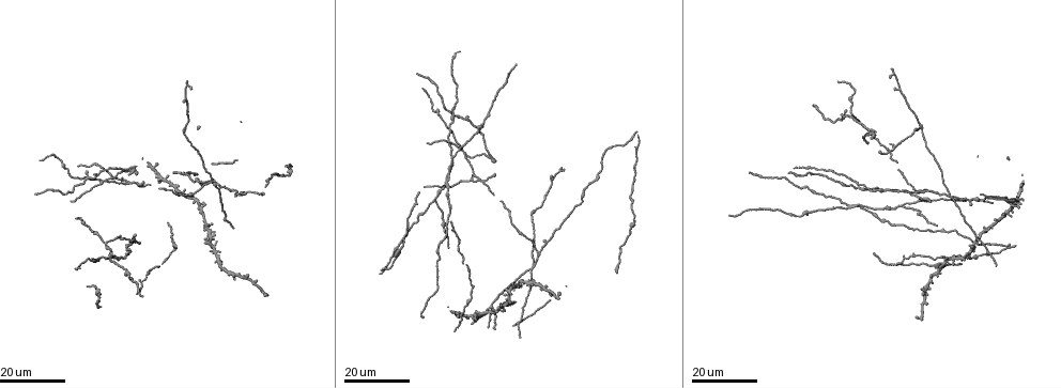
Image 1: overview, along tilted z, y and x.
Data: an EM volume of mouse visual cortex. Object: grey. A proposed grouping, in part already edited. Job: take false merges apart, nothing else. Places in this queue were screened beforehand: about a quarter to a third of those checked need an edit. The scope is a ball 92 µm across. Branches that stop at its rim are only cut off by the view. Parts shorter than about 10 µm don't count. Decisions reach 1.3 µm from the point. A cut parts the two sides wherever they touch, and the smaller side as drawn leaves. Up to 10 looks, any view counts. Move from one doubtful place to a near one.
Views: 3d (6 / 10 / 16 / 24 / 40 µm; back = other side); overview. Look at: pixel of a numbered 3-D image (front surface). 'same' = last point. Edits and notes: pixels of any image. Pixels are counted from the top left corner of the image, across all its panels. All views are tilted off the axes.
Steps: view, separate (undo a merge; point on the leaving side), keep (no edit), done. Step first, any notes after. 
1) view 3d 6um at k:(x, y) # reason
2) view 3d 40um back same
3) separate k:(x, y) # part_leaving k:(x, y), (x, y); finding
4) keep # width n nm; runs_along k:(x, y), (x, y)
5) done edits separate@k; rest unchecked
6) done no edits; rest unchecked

view 3d 24um at 1:(132, 184) # a fork

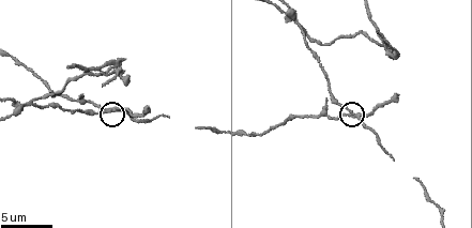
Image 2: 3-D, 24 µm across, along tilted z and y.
view 3d 6um at 2:(109, 110) # closer look

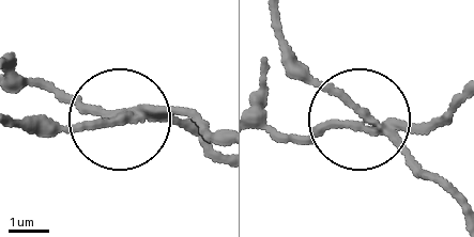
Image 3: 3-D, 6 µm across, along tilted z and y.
separate 3:(197, 123) # part_leaving 3:(149, 107), (82, 110), (17, 81); a second cell is stuck on

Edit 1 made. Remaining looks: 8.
view 3d 24um at 1:(532, 268) # three-way junction

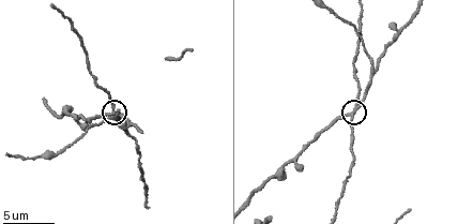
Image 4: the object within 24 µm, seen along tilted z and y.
view 3d 10um at 4:(357, 108)

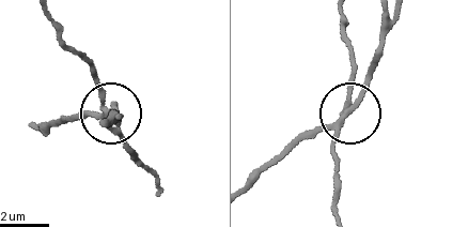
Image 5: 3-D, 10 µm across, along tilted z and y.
separate 5:(337, 156) # arms 3; part_leaving 5:(343, 118), (354, 71), (340, 12); a second cell is stuck on

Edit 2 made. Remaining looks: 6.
view 3d 16um at 1:(489, 306) # three-way junction

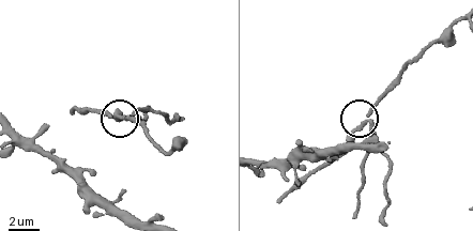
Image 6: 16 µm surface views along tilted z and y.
view 3d 10um at 6:(370, 121)

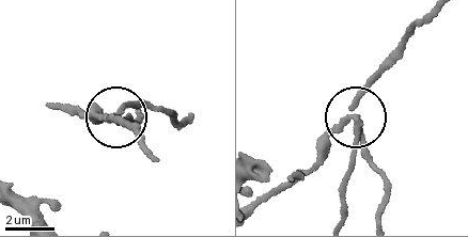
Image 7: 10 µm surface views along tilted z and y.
separate 7:(352, 155) # width 230 nm; part_leaving 7:(357, 116), (362, 147), (386, 192), (384, 212); two cells meet here

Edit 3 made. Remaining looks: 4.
view overview

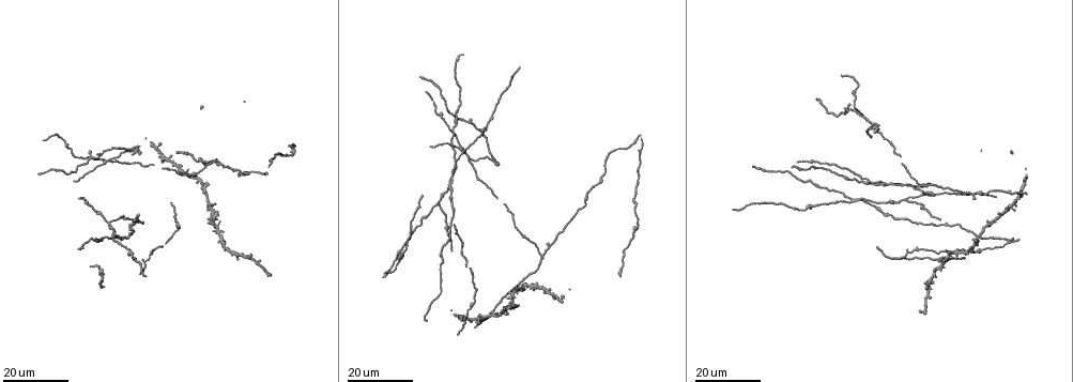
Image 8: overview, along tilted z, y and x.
view 3d 24um at 8:(937, 183) # two arms in line, one across

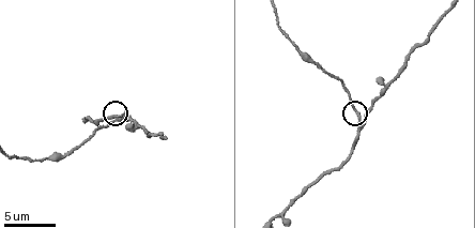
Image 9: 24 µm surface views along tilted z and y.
view 3d 10um at 9:(357, 115)

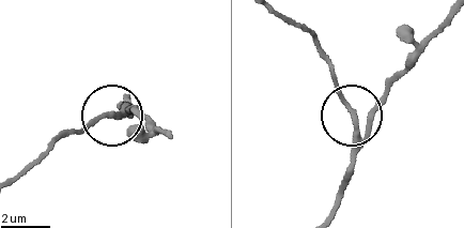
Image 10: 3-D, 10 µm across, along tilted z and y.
keep # runs_along 10:(331, 212), (356, 153), (356, 136), (333, 67), (319, 50); continuous, no second cell

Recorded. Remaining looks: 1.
done edits separate@3, separate@5, separate@7; rest unchecked

